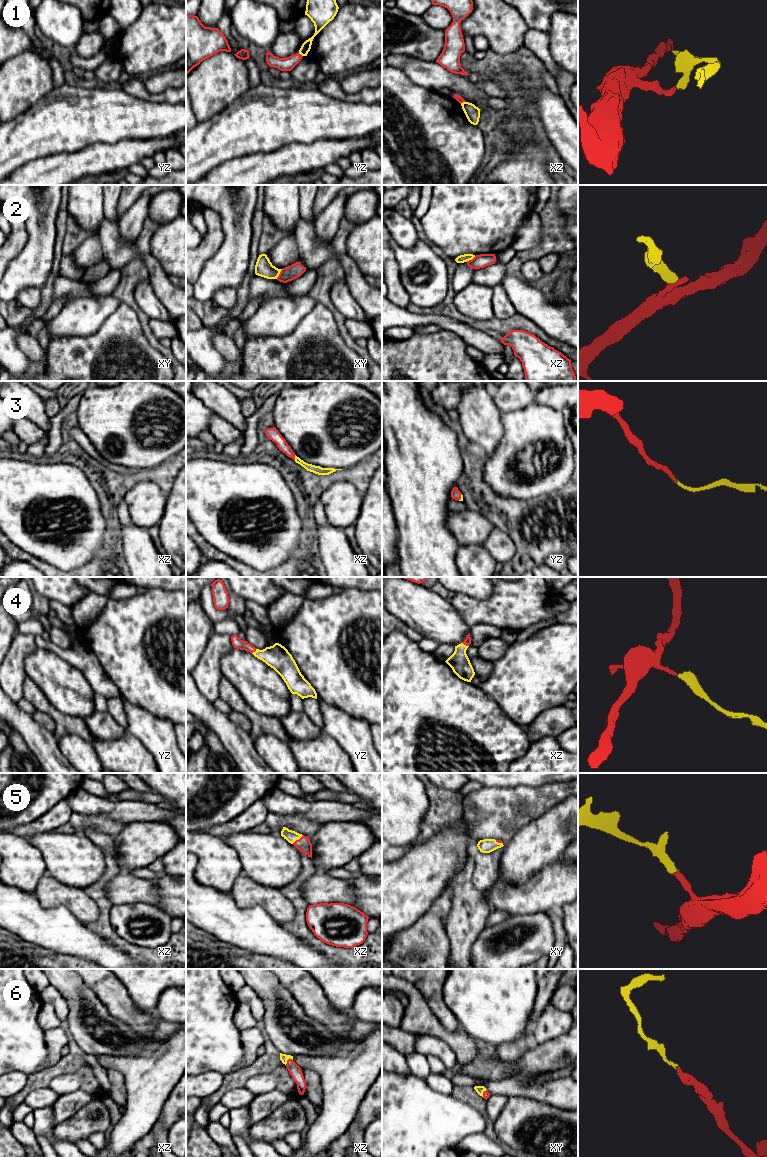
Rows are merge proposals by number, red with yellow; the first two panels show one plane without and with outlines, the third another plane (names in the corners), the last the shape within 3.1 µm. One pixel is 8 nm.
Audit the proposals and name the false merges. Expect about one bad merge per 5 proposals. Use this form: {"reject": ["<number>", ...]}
{"reject": ["1", "2"]}

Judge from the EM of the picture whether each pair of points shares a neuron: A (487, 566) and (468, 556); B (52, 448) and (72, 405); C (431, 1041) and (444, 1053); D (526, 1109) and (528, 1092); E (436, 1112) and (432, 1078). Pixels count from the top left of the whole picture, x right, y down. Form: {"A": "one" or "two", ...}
{"A": "one", "B": "one", "C": "one", "D": "two", "E": "two"}

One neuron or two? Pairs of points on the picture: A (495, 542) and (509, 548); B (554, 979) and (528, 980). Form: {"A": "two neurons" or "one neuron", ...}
{"A": "one neuron", "B": "two neurons"}

